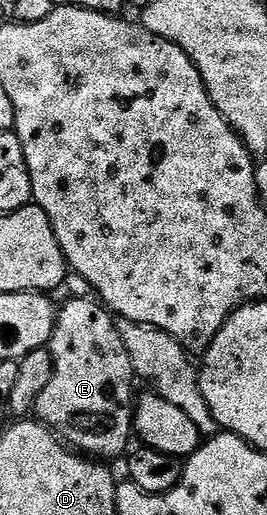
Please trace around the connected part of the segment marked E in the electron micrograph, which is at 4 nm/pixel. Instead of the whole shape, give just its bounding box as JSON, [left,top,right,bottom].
[34,298,134,462]

